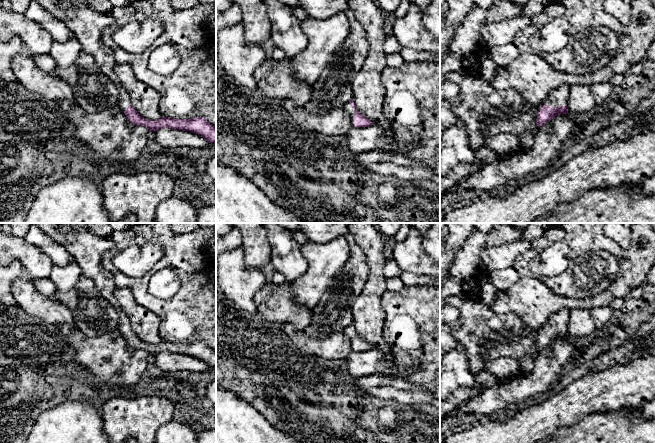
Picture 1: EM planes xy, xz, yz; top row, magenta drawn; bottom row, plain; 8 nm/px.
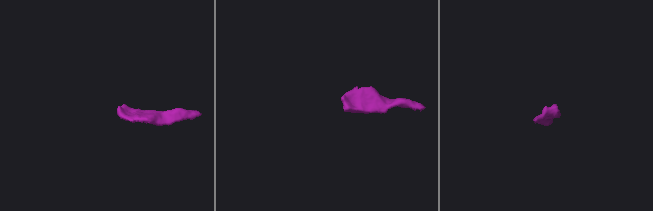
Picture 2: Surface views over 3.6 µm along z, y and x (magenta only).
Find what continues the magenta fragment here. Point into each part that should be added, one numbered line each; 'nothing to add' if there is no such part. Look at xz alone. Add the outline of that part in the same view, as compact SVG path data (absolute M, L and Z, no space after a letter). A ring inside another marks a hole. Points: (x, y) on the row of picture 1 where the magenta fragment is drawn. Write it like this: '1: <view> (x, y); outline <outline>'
1: xz (348, 108); outline M348 102L345 106L343 106L343 109L348 113L348 115L351 117L352 119L352 124L354 121L354 115L355 115L355 110L354 108L350 105L350 103Z

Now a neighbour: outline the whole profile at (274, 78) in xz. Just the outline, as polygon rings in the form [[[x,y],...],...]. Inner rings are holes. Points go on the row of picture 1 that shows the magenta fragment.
[[[272,58],[256,69],[254,79],[260,92],[276,102],[291,100],[297,106],[304,106],[311,100],[313,85],[298,80],[292,71],[291,58]]]

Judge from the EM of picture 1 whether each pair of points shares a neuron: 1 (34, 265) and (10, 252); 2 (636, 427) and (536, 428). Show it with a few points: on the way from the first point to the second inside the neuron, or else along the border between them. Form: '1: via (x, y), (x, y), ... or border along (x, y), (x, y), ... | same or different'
1: via (28, 259), (21, 252), (16, 252) | same
2: border along (584, 419), (572, 425), (562, 427), (555, 432) | different

